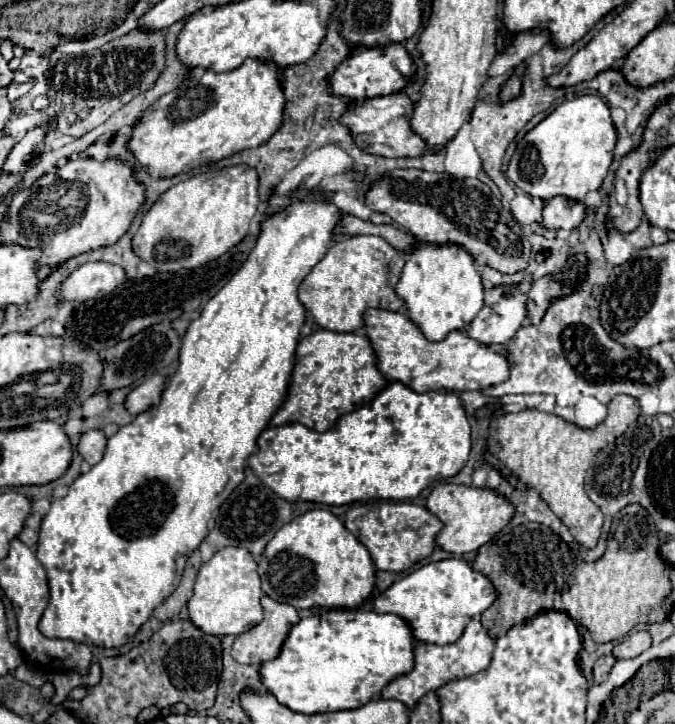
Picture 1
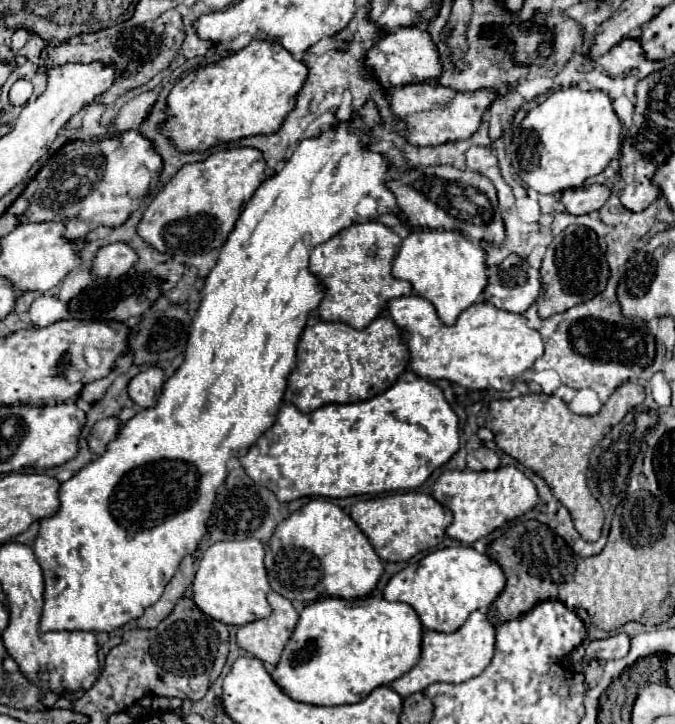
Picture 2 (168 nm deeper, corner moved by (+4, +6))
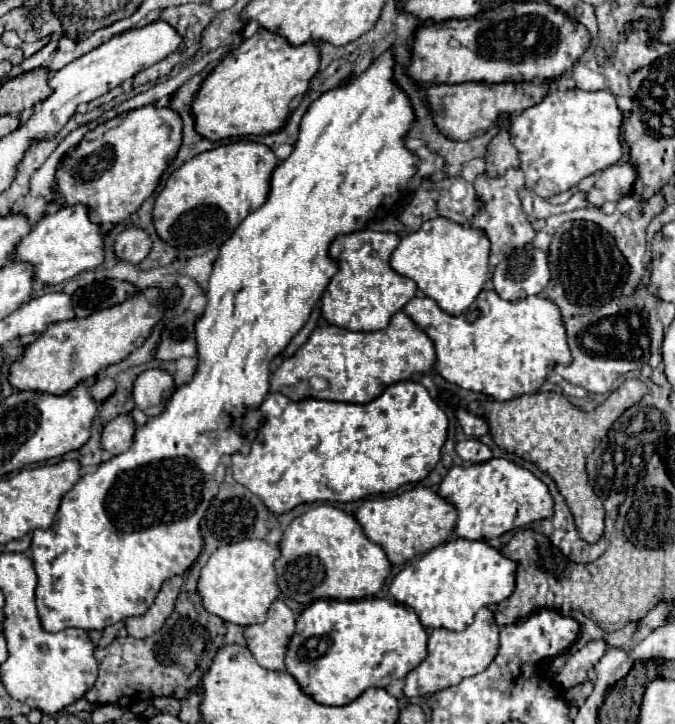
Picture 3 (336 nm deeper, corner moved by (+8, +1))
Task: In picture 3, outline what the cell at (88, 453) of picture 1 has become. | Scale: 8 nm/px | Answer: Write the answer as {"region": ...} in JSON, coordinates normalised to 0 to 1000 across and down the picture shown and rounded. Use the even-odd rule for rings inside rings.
{"region":[[[176,573],[173,579],[161,581],[150,598],[150,620],[161,623],[164,628],[185,626],[197,612],[197,595],[200,584],[194,581],[194,573]]]}

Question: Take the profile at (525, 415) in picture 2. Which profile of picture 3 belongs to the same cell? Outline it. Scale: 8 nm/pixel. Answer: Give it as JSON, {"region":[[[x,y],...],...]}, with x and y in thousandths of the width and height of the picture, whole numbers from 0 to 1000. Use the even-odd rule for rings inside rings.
{"region":[[[929,523],[884,565],[873,570],[846,559],[831,543],[787,543],[757,554],[724,554],[716,576],[724,587],[730,609],[745,617],[745,623],[793,640],[822,664],[849,709],[858,742],[870,750],[884,750],[884,744],[893,739],[896,706],[890,689],[879,684],[879,675],[873,678],[867,634],[881,623],[887,609],[899,601],[902,590],[923,573],[923,568],[947,557],[956,543],[959,532],[953,526]]]}

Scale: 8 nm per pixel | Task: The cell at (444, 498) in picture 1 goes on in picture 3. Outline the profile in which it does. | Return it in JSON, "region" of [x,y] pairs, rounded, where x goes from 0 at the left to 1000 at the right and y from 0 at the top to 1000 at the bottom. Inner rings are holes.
{"region":[[[727,634],[721,640],[695,642],[689,648],[668,645],[650,670],[650,684],[680,709],[671,736],[695,747],[733,744],[763,728],[807,717],[819,709],[819,692],[810,670],[787,651],[751,634]]]}

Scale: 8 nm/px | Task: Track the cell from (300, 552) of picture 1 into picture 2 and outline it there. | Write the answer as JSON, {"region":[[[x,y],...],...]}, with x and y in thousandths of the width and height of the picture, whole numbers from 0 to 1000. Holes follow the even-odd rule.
{"region":[[[461,691],[443,704],[437,704],[425,718],[419,718],[416,727],[410,727],[401,749],[396,751],[393,782],[399,787],[401,812],[410,820],[419,820],[422,826],[443,831],[464,831],[470,826],[484,823],[502,823],[511,829],[544,823],[570,790],[570,779],[553,760],[550,746],[535,735],[535,729],[514,707],[508,707],[487,691]]]}

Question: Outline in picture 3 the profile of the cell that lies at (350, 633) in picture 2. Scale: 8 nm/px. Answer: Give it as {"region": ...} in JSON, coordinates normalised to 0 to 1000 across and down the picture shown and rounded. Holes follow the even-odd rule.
{"region":[[[576,827],[535,830],[464,830],[440,855],[437,877],[425,894],[422,927],[437,935],[446,954],[476,974],[514,974],[544,949],[573,949],[582,938],[597,938],[633,905],[633,872],[618,847]]]}

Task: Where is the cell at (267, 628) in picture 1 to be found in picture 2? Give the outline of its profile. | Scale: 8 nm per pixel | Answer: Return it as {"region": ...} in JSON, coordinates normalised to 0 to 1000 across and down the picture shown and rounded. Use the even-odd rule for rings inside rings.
{"region":[[[399,818],[396,829],[404,848],[399,854],[360,862],[351,870],[351,887],[372,906],[407,920],[437,870],[443,848],[434,834],[410,818]]]}

